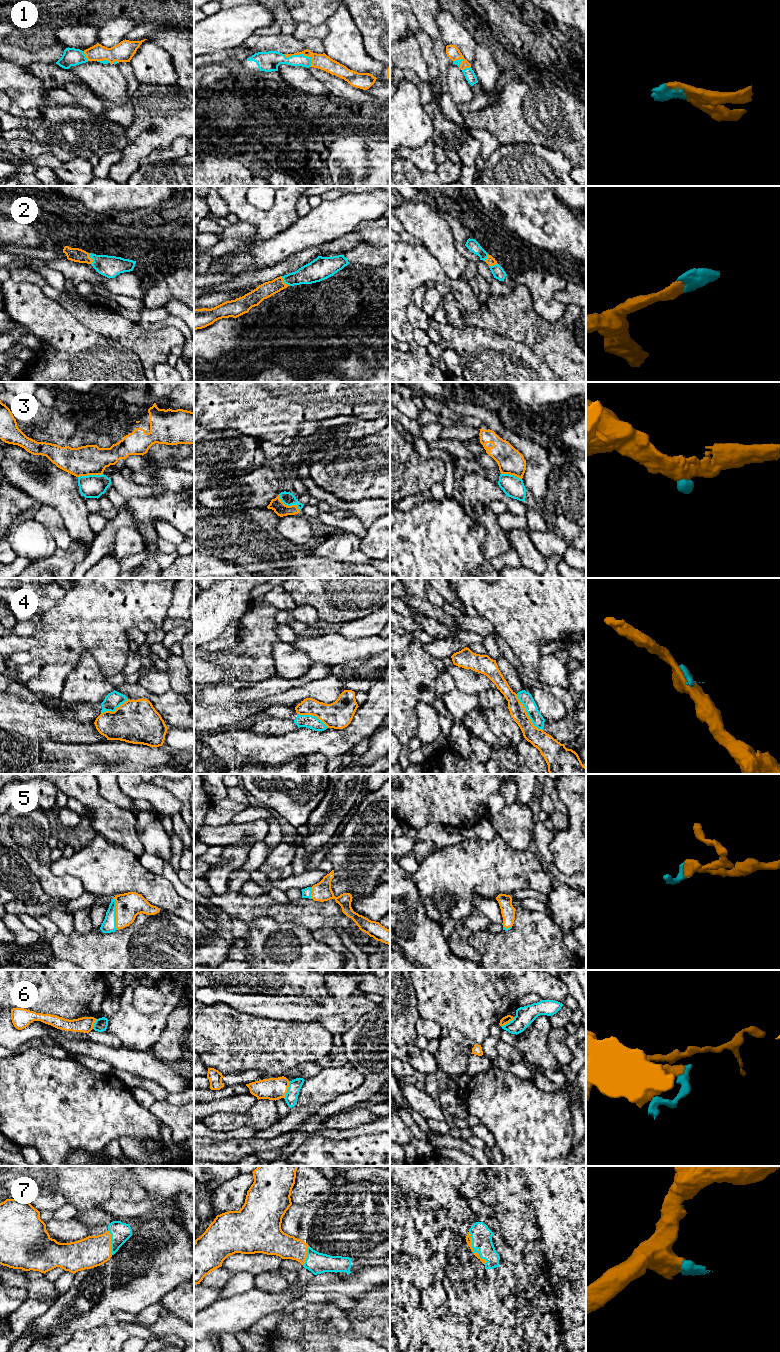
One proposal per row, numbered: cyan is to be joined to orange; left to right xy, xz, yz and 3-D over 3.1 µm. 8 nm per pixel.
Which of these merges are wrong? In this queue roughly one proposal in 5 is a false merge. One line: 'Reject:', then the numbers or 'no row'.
Reject: 3, 4, 6

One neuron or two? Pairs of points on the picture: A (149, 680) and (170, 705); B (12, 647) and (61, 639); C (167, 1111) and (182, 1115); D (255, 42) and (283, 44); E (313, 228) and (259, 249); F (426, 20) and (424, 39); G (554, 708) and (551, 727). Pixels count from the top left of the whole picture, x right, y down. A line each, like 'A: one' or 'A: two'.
A: two
B: two
C: one
D: one
E: one
F: two
G: two

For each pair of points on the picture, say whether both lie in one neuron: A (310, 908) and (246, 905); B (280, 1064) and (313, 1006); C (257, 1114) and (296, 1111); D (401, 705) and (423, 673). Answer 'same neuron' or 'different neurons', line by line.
A: same neuron
B: different neurons
C: different neurons
D: same neuron

